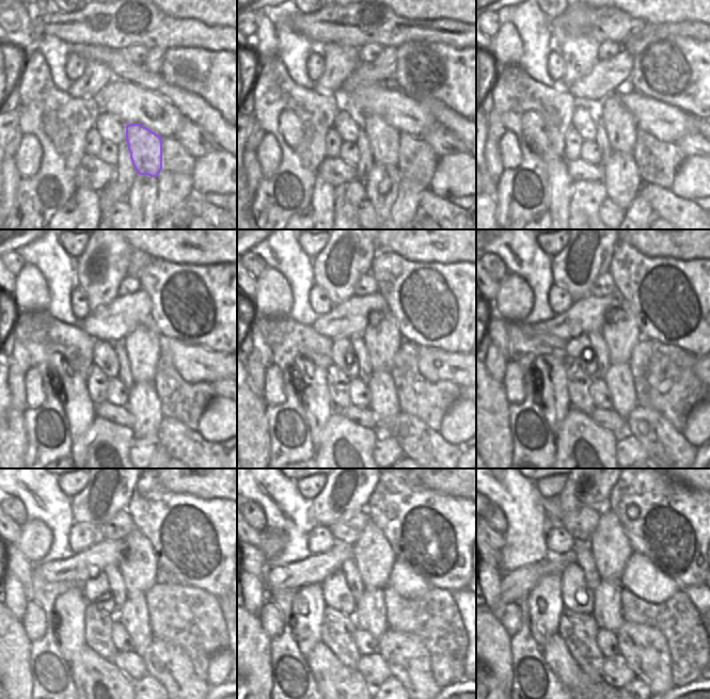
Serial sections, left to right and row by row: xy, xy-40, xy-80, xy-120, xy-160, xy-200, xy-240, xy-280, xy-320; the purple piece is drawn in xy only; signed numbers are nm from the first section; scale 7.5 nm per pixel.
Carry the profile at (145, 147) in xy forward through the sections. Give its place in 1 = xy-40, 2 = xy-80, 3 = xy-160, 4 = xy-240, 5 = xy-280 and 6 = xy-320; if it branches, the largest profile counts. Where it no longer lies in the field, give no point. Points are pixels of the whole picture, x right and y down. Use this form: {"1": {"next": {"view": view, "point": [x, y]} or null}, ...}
{"1": {"next": {"view": "xy-40", "point": [383, 139]}}, "2": {"next": {"view": "xy-80", "point": [620, 126]}}, "3": {"next": {"view": "xy-160", "point": [382, 338]}}, "4": {"next": {"view": "xy-240", "point": [139, 566]}}, "5": {"next": {"view": "xy-280", "point": [374, 557]}}, "6": {"next": {"view": "xy-320", "point": [611, 550]}}}

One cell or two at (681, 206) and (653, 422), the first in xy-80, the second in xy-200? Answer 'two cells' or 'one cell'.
one cell

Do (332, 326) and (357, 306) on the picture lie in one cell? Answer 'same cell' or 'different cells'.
same cell

